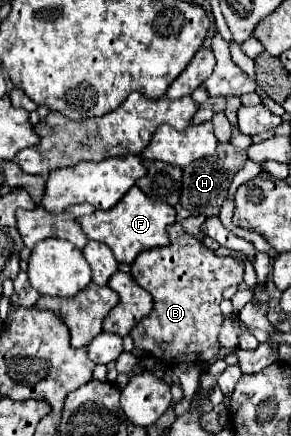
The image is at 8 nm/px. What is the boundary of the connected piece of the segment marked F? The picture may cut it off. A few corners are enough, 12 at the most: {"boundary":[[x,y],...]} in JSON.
{"boundary":[[131,187],[79,223],[119,263],[169,243],[175,207]]}

